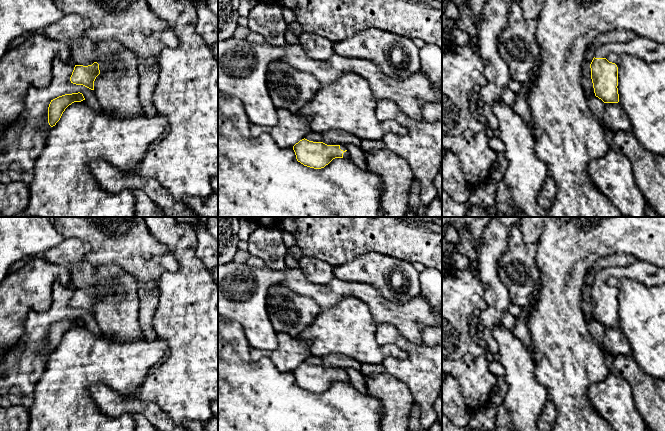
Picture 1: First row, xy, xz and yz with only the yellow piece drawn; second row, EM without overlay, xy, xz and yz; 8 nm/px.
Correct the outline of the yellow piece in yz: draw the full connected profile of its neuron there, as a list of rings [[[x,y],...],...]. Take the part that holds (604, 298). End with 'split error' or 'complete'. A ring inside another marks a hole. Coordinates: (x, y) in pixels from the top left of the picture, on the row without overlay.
[[[637,260],[625,267],[603,267],[597,272],[590,288],[595,320],[604,327],[618,327],[618,291],[606,283],[610,277],[634,279],[646,286],[664,285],[665,268]]]; split error

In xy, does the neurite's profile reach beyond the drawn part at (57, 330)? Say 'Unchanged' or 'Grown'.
Unchanged

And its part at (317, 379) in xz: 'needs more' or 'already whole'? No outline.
needs more

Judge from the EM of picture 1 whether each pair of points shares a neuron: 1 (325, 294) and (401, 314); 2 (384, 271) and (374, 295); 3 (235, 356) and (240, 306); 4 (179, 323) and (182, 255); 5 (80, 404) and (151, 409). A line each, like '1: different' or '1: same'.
1: same
2: different
3: different
4: same
5: different

